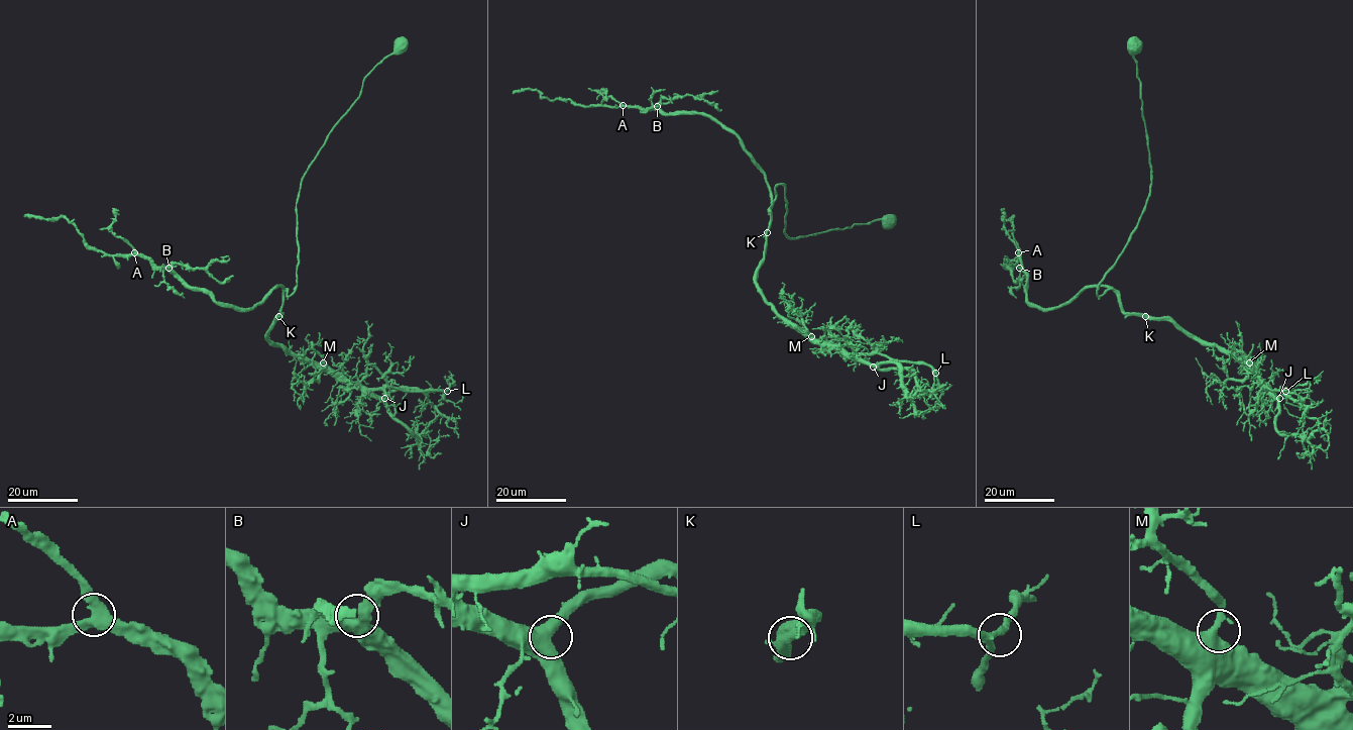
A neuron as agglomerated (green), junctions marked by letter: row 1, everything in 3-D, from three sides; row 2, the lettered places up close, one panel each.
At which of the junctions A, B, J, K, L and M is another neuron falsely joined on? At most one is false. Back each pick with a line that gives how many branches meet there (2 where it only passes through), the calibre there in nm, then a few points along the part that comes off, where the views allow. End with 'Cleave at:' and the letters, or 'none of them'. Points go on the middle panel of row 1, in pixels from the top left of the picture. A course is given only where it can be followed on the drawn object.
Cleave at: none of them

